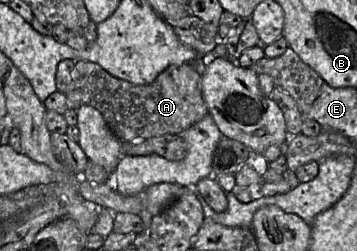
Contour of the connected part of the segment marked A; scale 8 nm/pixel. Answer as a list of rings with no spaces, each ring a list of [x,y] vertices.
[[[85,60],[75,62],[71,76],[69,91],[64,93],[70,108],[77,109],[82,105],[94,107],[101,113],[112,133],[123,143],[147,140],[165,134],[179,135],[208,114],[201,91],[201,75],[191,64],[171,65],[162,71],[153,82],[146,85],[135,85],[116,78],[99,64]]]

